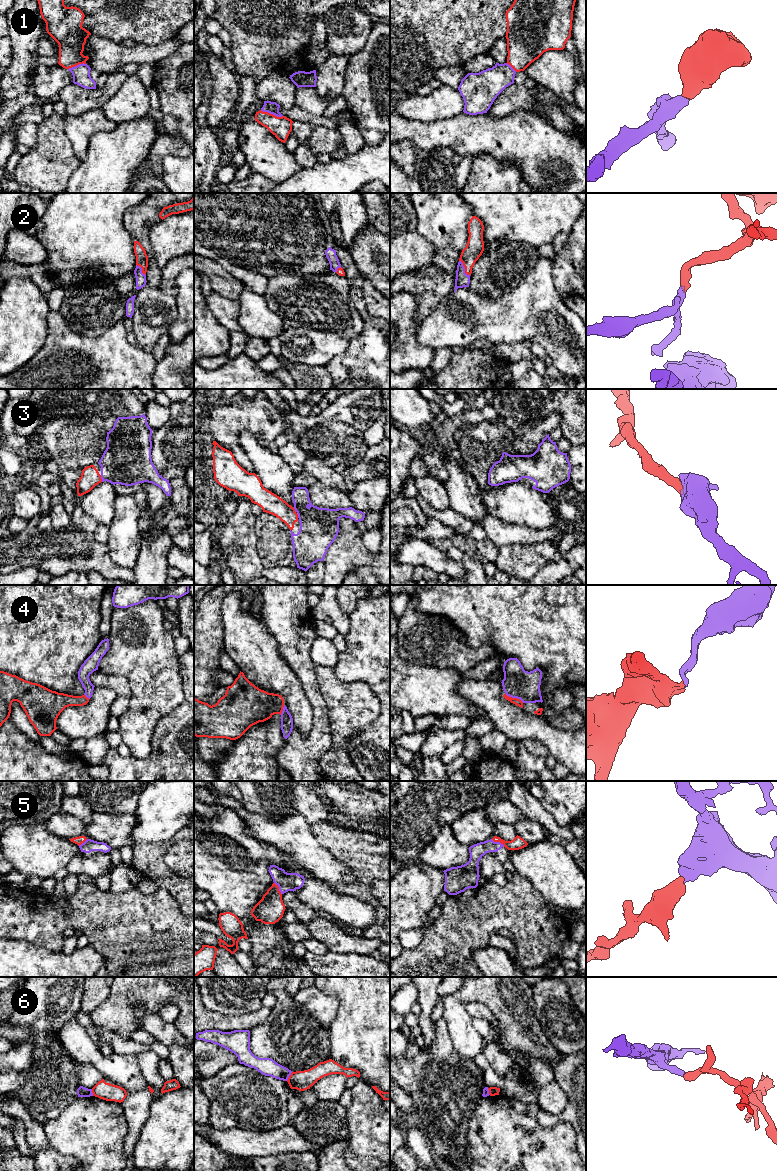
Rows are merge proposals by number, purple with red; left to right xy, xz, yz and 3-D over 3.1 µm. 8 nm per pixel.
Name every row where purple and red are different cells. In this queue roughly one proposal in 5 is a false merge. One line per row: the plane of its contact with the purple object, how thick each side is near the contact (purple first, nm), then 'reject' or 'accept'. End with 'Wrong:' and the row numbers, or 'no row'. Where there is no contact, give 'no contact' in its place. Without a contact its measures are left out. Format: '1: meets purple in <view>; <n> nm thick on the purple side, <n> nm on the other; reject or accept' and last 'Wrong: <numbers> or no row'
1: meets purple in xz; 100 nm thick on the purple side, 160 nm on the other; accept
2: meets purple in yz; 110 nm thick on the purple side, 150 nm on the other; accept
3: meets purple in xy; 380 nm thick on the purple side, 160 nm on the other; accept
4: meets purple in yz; 240 nm thick on the purple side, 60 nm on the other; accept
5: meets purple in yz; 120 nm thick on the purple side, 100 nm on the other; accept
6: meets purple in xz; 140 nm thick on the purple side, 160 nm on the other; reject
Wrong: 6

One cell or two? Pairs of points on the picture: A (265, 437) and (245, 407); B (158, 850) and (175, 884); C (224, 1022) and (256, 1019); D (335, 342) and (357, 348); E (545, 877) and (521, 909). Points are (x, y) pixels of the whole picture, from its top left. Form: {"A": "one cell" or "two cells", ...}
{"A": "one cell", "B": "one cell", "C": "one cell", "D": "two cells", "E": "two cells"}

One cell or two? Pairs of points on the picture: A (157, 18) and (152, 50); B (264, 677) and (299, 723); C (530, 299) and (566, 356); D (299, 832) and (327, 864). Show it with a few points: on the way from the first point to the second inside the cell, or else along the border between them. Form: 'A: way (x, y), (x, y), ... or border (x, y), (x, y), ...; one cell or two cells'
A: border (172, 36), (156, 44), (137, 43); two cells
B: way (277, 683), (297, 703), (299, 710); one cell
C: way (544, 313), (547, 320), (561, 334), (561, 342); one cell
D: way (303, 840), (319, 856); one cell

